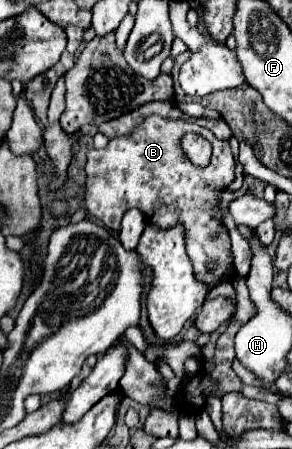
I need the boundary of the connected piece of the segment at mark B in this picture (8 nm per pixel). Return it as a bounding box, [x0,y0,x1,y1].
[84,115,236,287]

